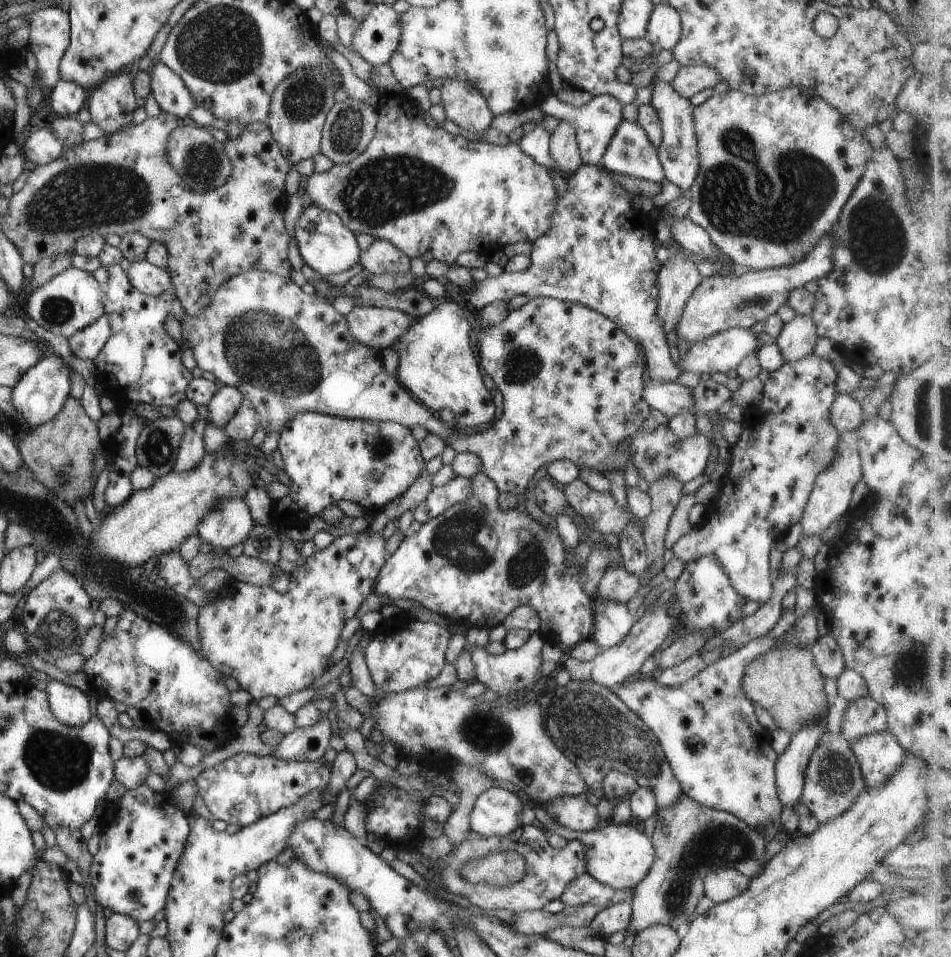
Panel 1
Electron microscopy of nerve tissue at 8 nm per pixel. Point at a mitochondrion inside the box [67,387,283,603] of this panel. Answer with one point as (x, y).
(156, 443)

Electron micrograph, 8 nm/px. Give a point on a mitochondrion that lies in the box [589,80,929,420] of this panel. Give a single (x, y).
(777, 200)

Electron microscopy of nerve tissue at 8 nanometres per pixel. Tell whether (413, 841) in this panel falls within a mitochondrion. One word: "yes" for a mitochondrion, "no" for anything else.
no

